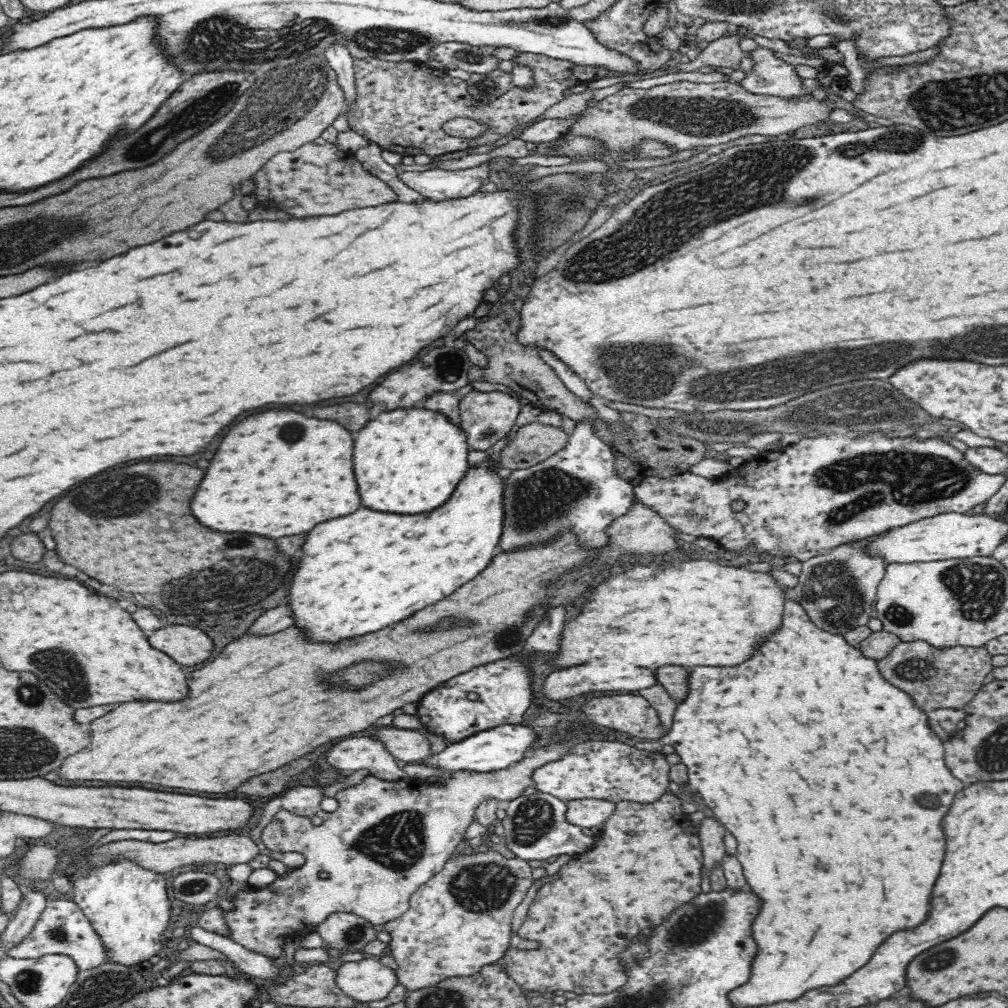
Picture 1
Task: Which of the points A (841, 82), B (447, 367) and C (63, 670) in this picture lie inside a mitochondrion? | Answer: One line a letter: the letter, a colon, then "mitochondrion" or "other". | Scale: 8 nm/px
A: other
B: mitochondrion
C: mitochondrion

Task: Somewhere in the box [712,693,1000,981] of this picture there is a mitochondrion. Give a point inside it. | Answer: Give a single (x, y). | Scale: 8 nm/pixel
(941, 959)

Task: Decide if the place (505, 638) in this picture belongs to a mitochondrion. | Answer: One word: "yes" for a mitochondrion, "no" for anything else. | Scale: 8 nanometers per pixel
yes

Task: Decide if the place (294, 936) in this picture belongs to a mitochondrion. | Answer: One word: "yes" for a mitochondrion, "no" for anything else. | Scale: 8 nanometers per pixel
no

